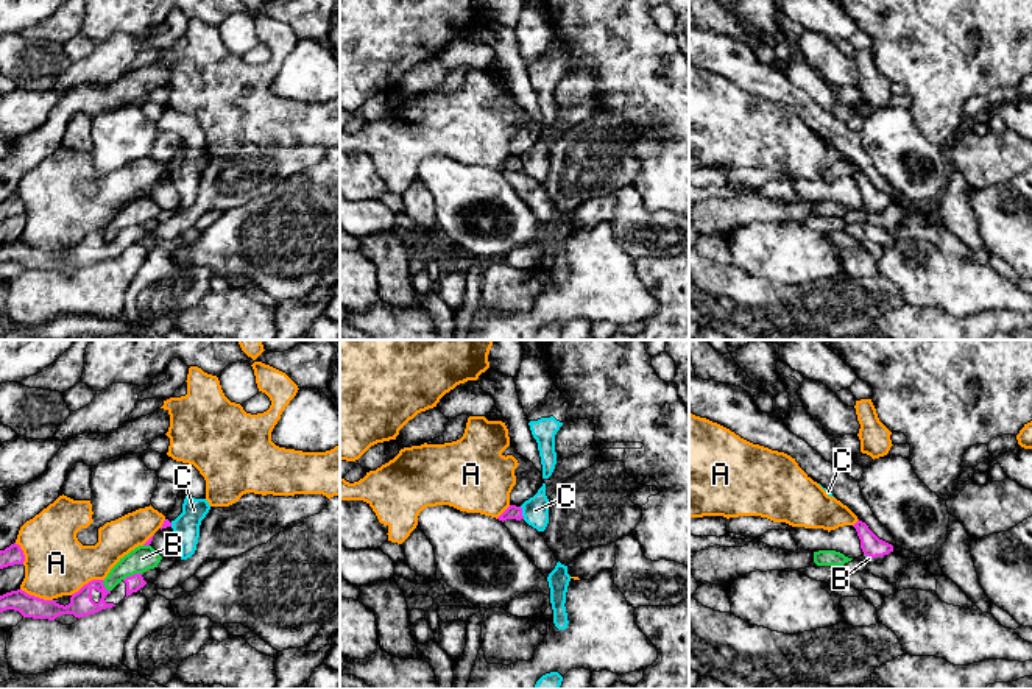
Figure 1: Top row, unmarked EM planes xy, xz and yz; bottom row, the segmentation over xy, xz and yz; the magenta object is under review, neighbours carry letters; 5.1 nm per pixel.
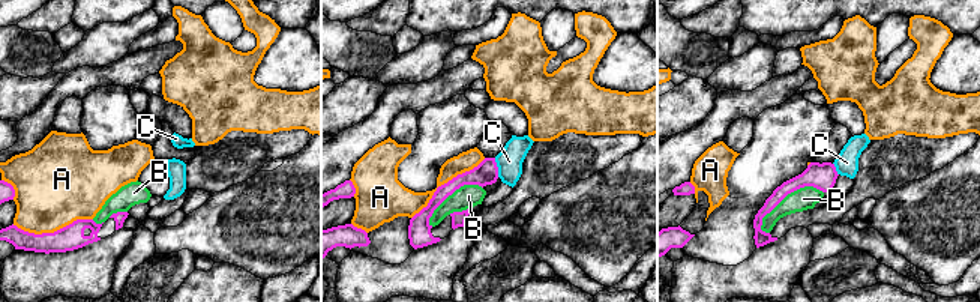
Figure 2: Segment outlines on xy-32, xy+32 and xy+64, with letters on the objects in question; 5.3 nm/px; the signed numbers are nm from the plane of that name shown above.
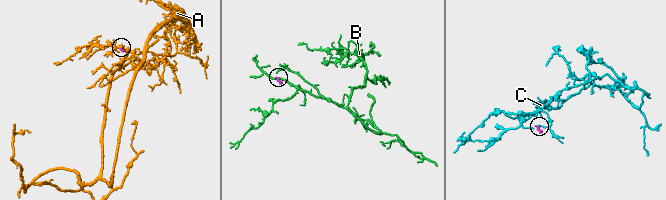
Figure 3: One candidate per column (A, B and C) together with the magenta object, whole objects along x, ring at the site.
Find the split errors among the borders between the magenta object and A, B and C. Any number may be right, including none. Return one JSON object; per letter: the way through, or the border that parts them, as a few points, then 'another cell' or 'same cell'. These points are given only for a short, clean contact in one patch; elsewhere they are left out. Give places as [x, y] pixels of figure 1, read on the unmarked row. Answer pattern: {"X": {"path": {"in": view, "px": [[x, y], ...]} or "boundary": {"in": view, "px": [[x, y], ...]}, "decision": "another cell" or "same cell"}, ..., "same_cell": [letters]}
{"A": {"decision": "another cell"}, "B": {"decision": "another cell"}, "C": {"boundary": {"in": "xz", "px": [[519, 158], [524, 169]]}, "decision": "another cell"}, "same_cell": []}

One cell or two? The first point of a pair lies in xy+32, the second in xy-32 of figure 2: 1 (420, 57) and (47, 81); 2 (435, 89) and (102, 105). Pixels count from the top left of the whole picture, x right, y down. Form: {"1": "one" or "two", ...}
{"1": "two", "2": "two"}

